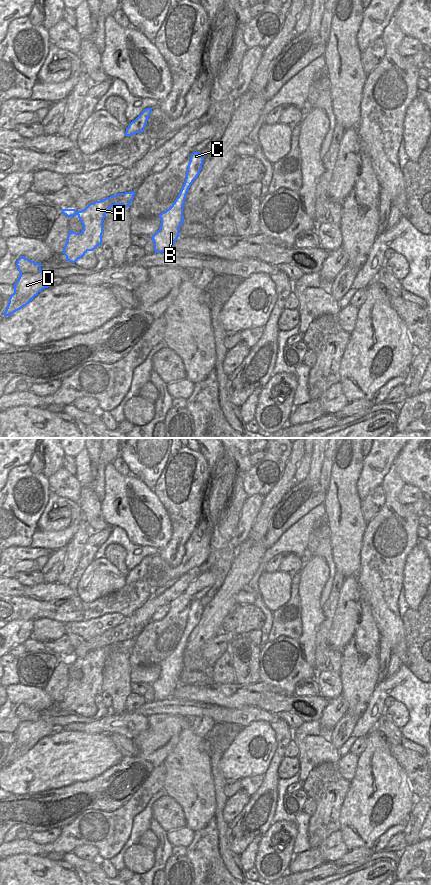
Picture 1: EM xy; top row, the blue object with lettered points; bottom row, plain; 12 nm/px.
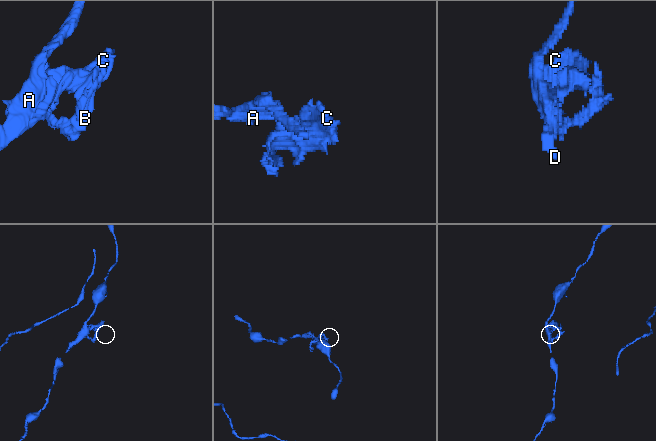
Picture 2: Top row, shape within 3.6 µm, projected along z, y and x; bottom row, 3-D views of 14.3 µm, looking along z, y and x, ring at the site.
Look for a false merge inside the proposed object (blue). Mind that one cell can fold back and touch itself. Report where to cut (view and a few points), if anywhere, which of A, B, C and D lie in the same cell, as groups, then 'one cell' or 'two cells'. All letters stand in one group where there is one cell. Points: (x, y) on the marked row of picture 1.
cut xy (131, 199), (128, 205); groups A D / B C; two cells

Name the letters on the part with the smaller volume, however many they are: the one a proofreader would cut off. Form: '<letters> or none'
B, C

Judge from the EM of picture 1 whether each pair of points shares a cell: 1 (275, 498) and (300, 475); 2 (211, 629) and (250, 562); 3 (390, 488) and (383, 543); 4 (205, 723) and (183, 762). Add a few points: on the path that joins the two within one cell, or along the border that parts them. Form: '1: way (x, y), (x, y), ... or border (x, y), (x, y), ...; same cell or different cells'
1: border (302, 459), (294, 475), (293, 482); different cells
2: way (215, 612), (236, 579); same cell
3: way (391, 502), (391, 529); same cell
4: border (190, 729), (203, 738); different cells

